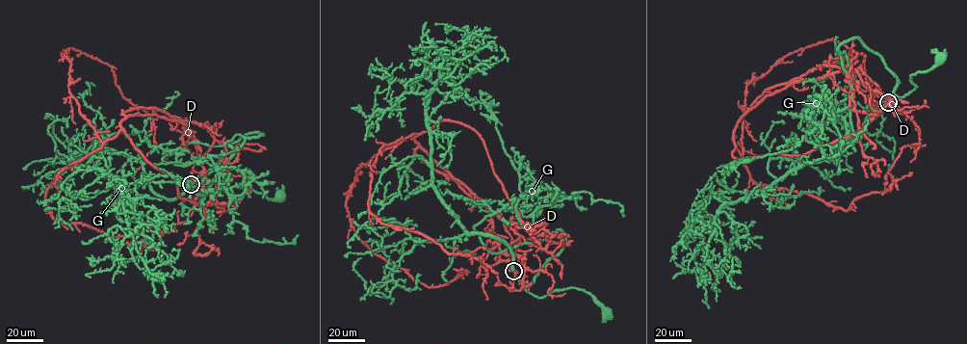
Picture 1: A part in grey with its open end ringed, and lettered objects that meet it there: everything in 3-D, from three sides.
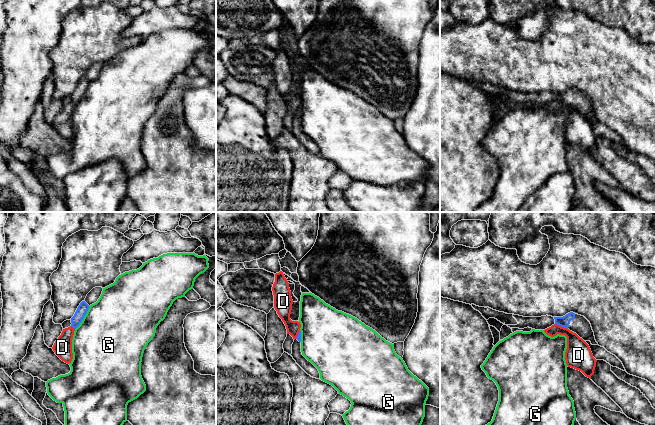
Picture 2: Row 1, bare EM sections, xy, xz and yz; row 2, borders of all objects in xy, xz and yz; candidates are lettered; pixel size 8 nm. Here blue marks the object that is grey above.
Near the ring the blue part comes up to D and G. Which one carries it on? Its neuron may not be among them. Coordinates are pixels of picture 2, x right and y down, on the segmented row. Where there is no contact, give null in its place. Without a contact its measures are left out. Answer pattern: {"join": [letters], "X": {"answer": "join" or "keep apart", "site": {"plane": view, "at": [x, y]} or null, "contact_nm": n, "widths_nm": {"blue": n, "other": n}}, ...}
{"join": [], "D": {"answer": "keep apart", "site": {"plane": "yz", "at": [561, 326]}, "contact_nm": 120, "widths_nm": {"blue": 90, "other": 200}}, "G": {"answer": "keep apart", "site": {"plane": "xy", "at": [83, 317]}, "contact_nm": 220, "widths_nm": {"blue": 90, "other": 500}}}

